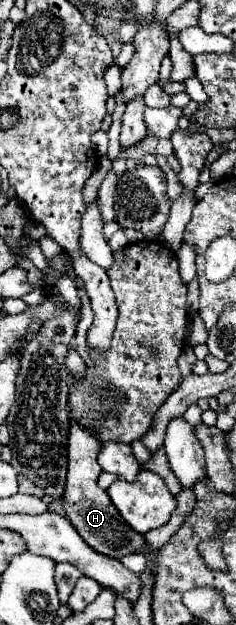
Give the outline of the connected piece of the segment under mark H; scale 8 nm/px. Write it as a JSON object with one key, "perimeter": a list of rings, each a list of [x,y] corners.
{"perimeter":[[[71,420],[69,430],[69,444],[67,444],[67,458],[69,458],[69,470],[67,470],[67,484],[63,492],[63,508],[67,520],[73,524],[73,528],[79,532],[79,536],[99,554],[105,554],[109,558],[121,560],[127,554],[141,554],[145,548],[145,538],[131,530],[127,522],[121,518],[113,502],[109,500],[107,492],[97,486],[97,478],[101,474],[101,466],[97,462],[101,450],[101,442],[89,434],[77,420]]]}

